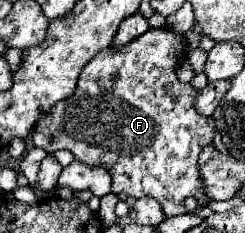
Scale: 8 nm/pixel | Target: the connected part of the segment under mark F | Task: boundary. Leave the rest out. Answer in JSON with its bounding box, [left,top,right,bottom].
[33,27,215,217]

